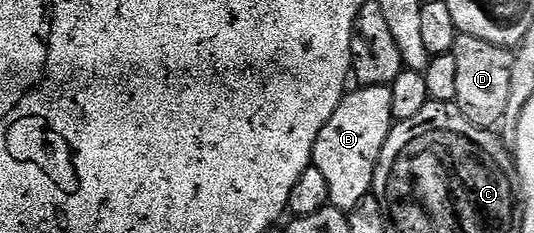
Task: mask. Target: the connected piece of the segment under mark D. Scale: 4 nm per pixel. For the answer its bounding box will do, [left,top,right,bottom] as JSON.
[452,35,513,130]

